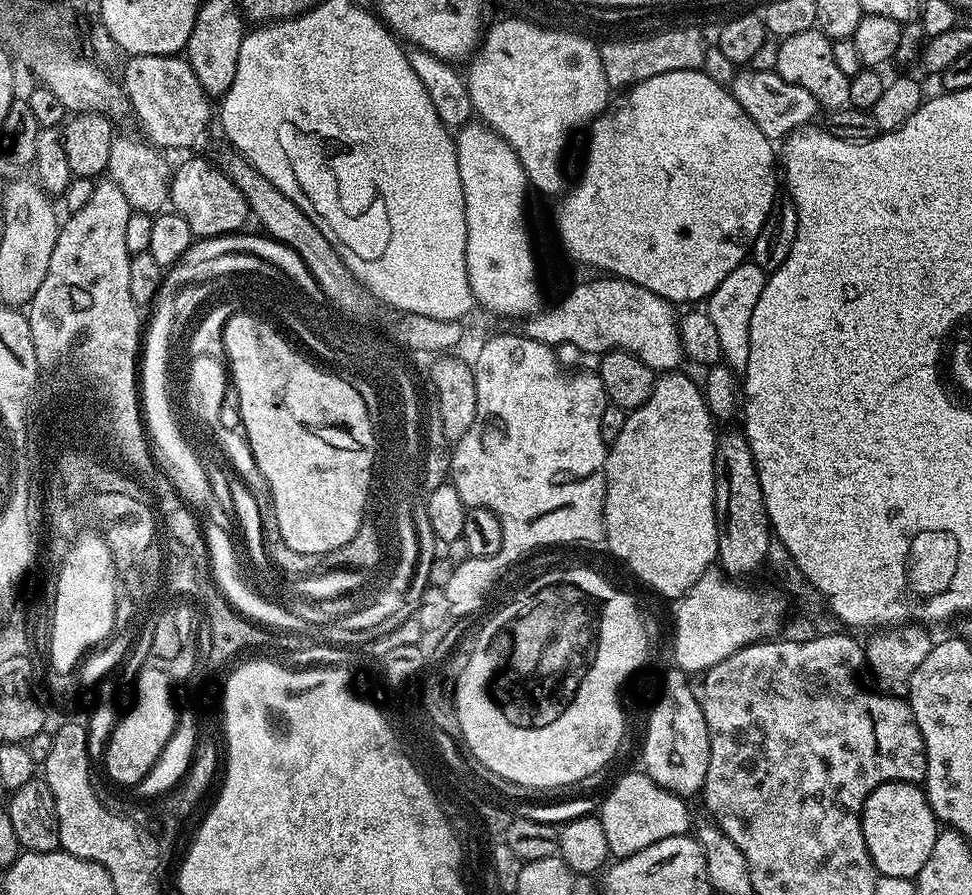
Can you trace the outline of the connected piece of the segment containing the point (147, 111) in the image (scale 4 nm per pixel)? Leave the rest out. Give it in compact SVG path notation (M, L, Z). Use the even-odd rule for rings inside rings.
M128 56L122 87L134 116L140 119L149 141L157 149L192 148L204 136L214 108L187 59L175 56Z

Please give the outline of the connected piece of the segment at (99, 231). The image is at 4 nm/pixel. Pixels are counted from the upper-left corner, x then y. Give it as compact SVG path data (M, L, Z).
M104 178L97 183L96 189L92 197L86 201L86 206L82 206L82 210L71 213L59 225L57 241L54 242L53 254L50 256L50 264L46 269L46 276L42 279L42 286L34 294L33 298L26 305L26 315L28 325L30 326L30 334L34 347L39 348L41 356L45 357L71 357L72 361L83 363L86 374L92 374L95 379L105 380L112 386L120 390L127 389L128 383L132 380L132 357L133 349L136 343L142 340L142 320L140 324L141 309L136 306L134 300L130 296L129 291L129 275L132 257L128 255L126 250L126 222L130 222L132 217L132 207L126 202L126 198L122 195L122 190L118 190L118 186L111 178Z

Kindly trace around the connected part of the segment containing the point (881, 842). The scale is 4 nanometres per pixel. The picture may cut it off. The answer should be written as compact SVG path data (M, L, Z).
M895 780L878 786L868 795L860 815L866 850L880 876L906 878L919 876L926 858L934 850L936 835L942 830L928 801L928 793L919 783L906 784Z

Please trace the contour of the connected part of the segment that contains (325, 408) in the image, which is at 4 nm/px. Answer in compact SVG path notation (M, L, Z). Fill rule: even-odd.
M237 314L230 317L225 323L223 336L225 354L230 369L230 384L240 399L240 419L242 432L247 437L250 450L256 459L257 466L266 478L266 482L272 491L272 505L277 511L278 530L285 540L286 545L301 554L318 554L335 550L338 546L345 545L348 537L353 534L356 520L360 520L360 512L364 504L364 484L368 484L368 460L372 460L372 436L368 436L368 416L364 416L364 404L360 404L360 396L348 388L348 384L340 384L340 380L332 380L332 376L320 376L320 372L308 368L300 356L292 356L268 328L264 328L263 322L258 317L250 317L247 314Z

